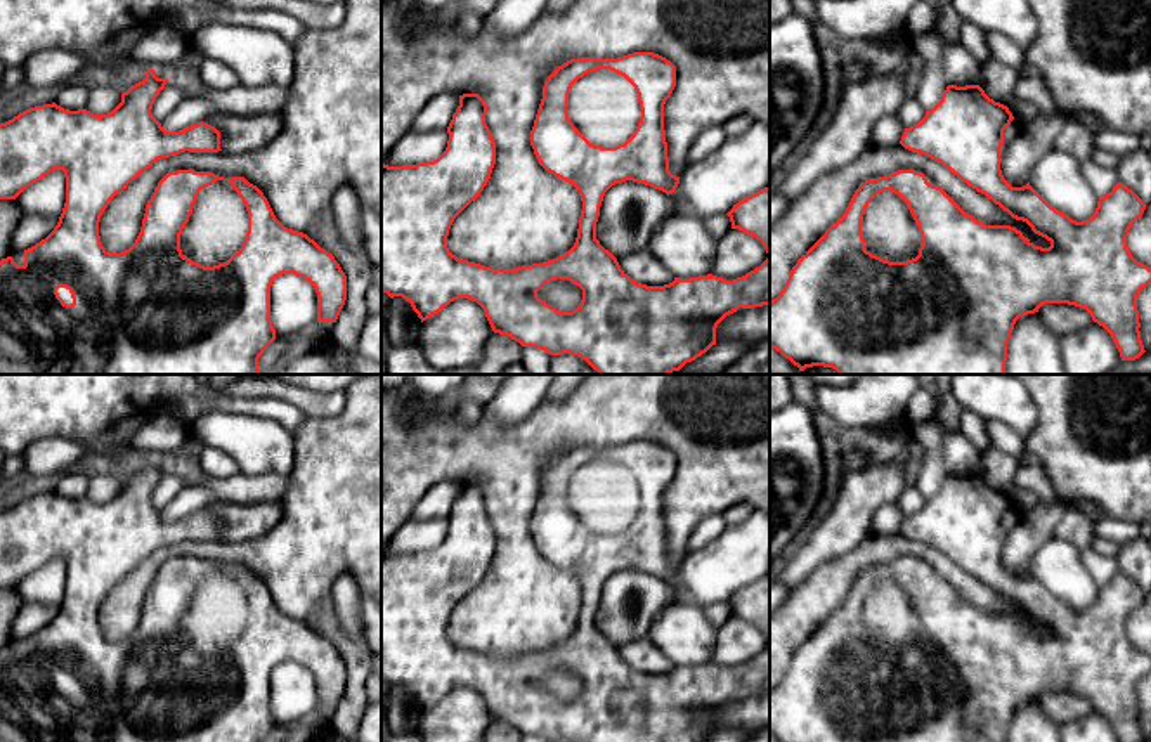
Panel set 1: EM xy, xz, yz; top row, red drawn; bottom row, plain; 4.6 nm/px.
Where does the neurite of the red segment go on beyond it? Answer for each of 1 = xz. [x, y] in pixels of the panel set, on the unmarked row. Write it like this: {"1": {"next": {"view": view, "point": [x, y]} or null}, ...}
{"1": {"next": {"view": "xz", "point": [604, 494]}}}

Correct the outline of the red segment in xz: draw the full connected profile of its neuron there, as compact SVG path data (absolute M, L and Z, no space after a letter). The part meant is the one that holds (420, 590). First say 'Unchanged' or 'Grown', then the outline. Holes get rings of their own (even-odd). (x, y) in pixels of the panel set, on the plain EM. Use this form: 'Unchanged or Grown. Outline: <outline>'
Grown. Outline: M633 440L617 447L577 446L558 454L544 470L543 487L530 518L530 534L539 553L555 565L572 572L582 589L574 635L563 643L517 657L492 657L452 643L447 624L454 607L475 589L487 574L496 553L496 530L485 511L487 492L478 482L459 484L459 494L447 515L445 539L433 550L388 555L381 551L381 681L402 685L423 709L439 702L458 687L477 690L494 721L506 723L522 735L546 742L706 742L716 733L716 716L742 697L770 693L770 574L733 593L726 602L732 617L756 626L768 647L742 666L726 669L707 662L690 667L674 666L664 674L647 674L631 667L617 647L596 628L596 610L605 581L626 569L673 583L680 565L669 560L664 518L664 492L676 475L676 454L654 440ZM556 667L567 667L582 678L582 688L572 700L560 700L537 685L537 680Z

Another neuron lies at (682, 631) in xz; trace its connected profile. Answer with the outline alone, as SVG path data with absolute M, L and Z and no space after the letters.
M683 602L669 603L648 629L648 640L680 667L711 662L716 638L702 607Z

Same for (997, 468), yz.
M990 446L981 454L976 473L995 491L1007 494L1014 485L1014 473L1019 463L1014 456Z

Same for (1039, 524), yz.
M1063 499L1054 503L1038 503L1028 511L1023 511L1021 520L1009 534L1000 558L1004 567L1012 576L1023 576L1030 570L1030 562L1035 551L1054 536L1056 525L1068 508L1075 508L1097 522L1102 518L1101 508L1083 499Z

